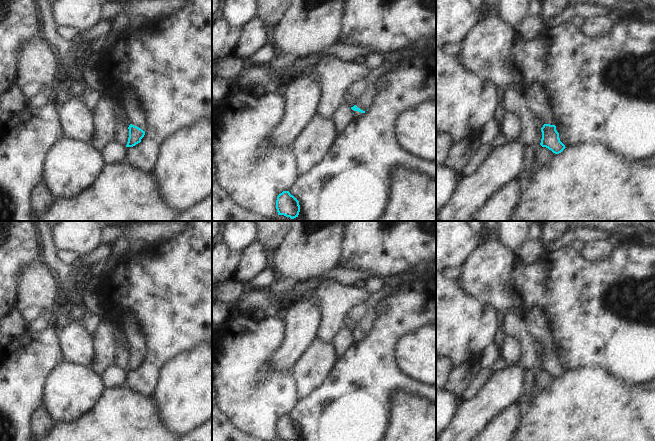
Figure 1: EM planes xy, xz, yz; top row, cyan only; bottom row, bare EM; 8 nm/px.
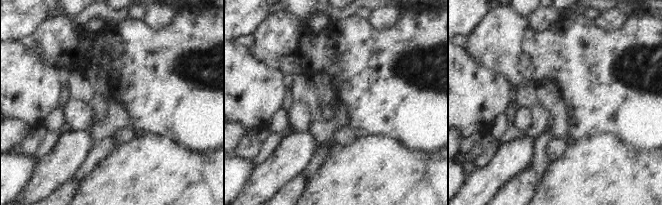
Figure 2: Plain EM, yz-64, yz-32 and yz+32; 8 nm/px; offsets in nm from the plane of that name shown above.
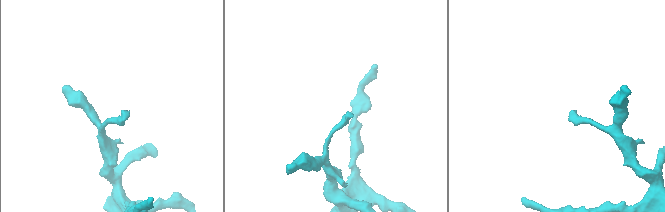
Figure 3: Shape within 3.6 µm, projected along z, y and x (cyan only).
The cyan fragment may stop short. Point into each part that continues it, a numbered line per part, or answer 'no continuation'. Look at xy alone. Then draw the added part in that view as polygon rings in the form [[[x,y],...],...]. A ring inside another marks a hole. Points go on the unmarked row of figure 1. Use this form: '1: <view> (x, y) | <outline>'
no continuation

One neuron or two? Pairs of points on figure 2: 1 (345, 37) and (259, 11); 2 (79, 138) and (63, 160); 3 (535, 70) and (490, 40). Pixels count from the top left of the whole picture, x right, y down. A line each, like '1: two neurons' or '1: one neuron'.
1: two neurons
2: one neuron
3: one neuron

